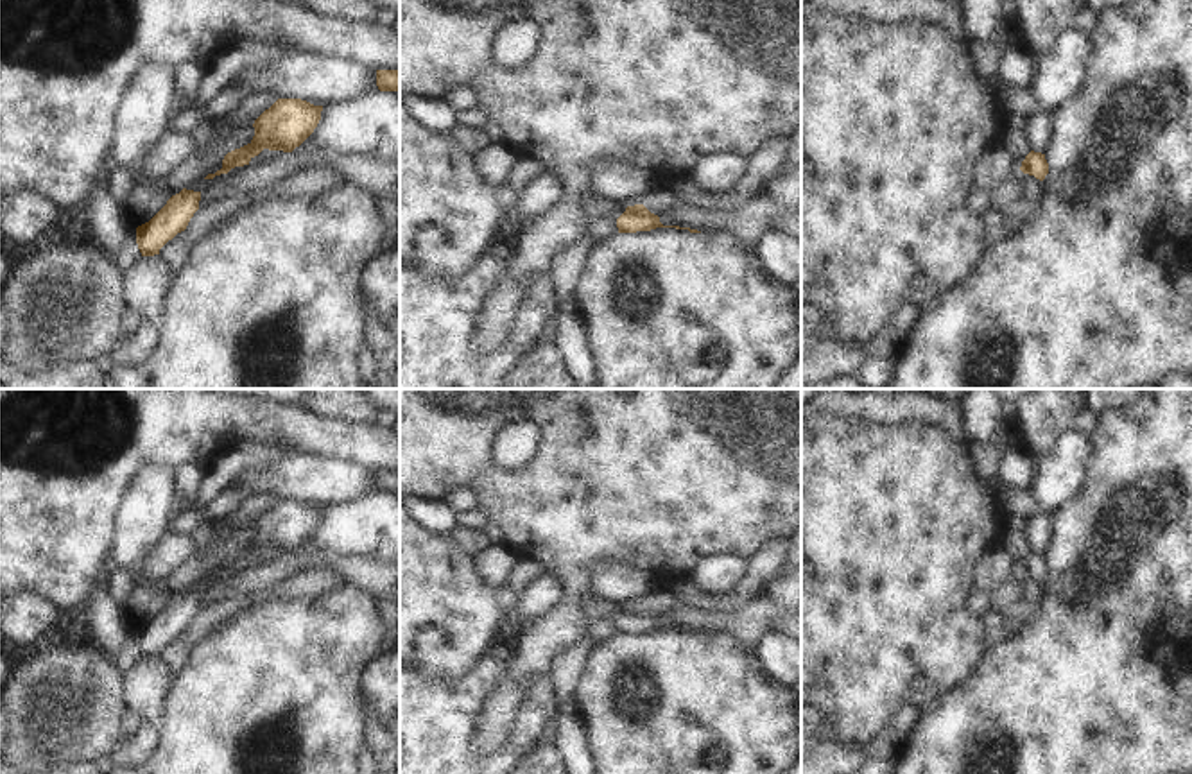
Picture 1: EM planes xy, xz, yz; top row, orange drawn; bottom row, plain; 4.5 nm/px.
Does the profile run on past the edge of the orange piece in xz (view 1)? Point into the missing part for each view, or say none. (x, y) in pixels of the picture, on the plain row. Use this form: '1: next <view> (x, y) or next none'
1: next none

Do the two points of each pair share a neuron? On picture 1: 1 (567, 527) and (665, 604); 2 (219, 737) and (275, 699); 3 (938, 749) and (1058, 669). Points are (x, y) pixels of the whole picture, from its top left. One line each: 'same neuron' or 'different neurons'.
1: different neurons
2: same neuron
3: same neuron

